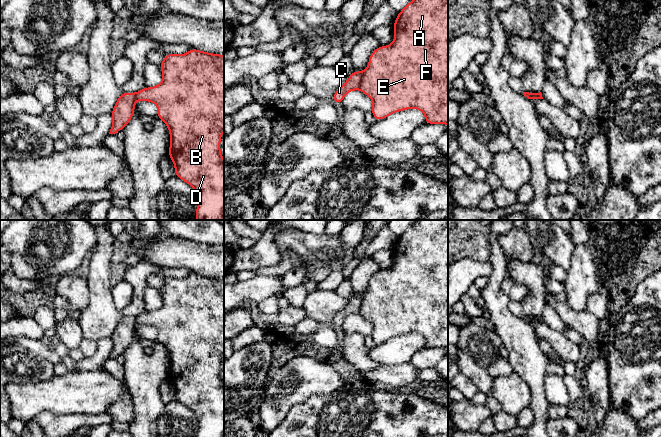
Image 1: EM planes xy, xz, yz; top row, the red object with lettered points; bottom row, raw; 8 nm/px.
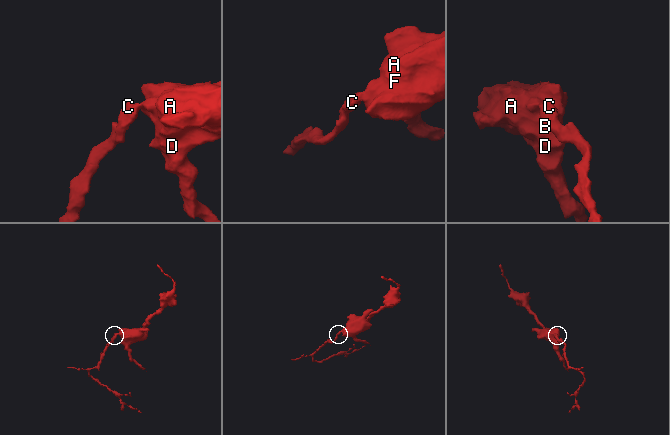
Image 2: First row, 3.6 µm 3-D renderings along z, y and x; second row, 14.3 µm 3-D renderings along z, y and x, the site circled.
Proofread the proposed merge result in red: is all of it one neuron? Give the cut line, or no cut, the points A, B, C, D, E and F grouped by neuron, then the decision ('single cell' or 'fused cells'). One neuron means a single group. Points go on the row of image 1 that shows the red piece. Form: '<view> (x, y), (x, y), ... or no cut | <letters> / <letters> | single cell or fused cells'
xz (362, 73), (358, 88) | A B D E F / C | fused cells

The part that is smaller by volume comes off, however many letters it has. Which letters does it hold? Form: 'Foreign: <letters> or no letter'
Foreign: C

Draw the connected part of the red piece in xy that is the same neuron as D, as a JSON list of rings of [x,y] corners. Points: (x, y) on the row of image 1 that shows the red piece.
[[[191,48],[186,54],[165,54],[160,64],[163,80],[156,87],[146,87],[136,93],[139,101],[150,101],[158,106],[157,118],[166,123],[170,132],[170,148],[168,156],[175,165],[175,176],[192,186],[198,195],[199,204],[196,209],[197,220],[224,220],[224,160],[220,151],[221,134],[224,131],[224,55],[212,54]]]

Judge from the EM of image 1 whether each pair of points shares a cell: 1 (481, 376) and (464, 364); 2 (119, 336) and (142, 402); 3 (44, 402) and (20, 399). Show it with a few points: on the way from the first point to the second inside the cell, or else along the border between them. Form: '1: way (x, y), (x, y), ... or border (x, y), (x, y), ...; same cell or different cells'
1: way (477, 374), (468, 367); same cell
2: border (135, 335), (130, 345), (121, 354); different cells
3: way (38, 399), (26, 399); same cell

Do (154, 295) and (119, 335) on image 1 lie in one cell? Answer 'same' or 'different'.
different

